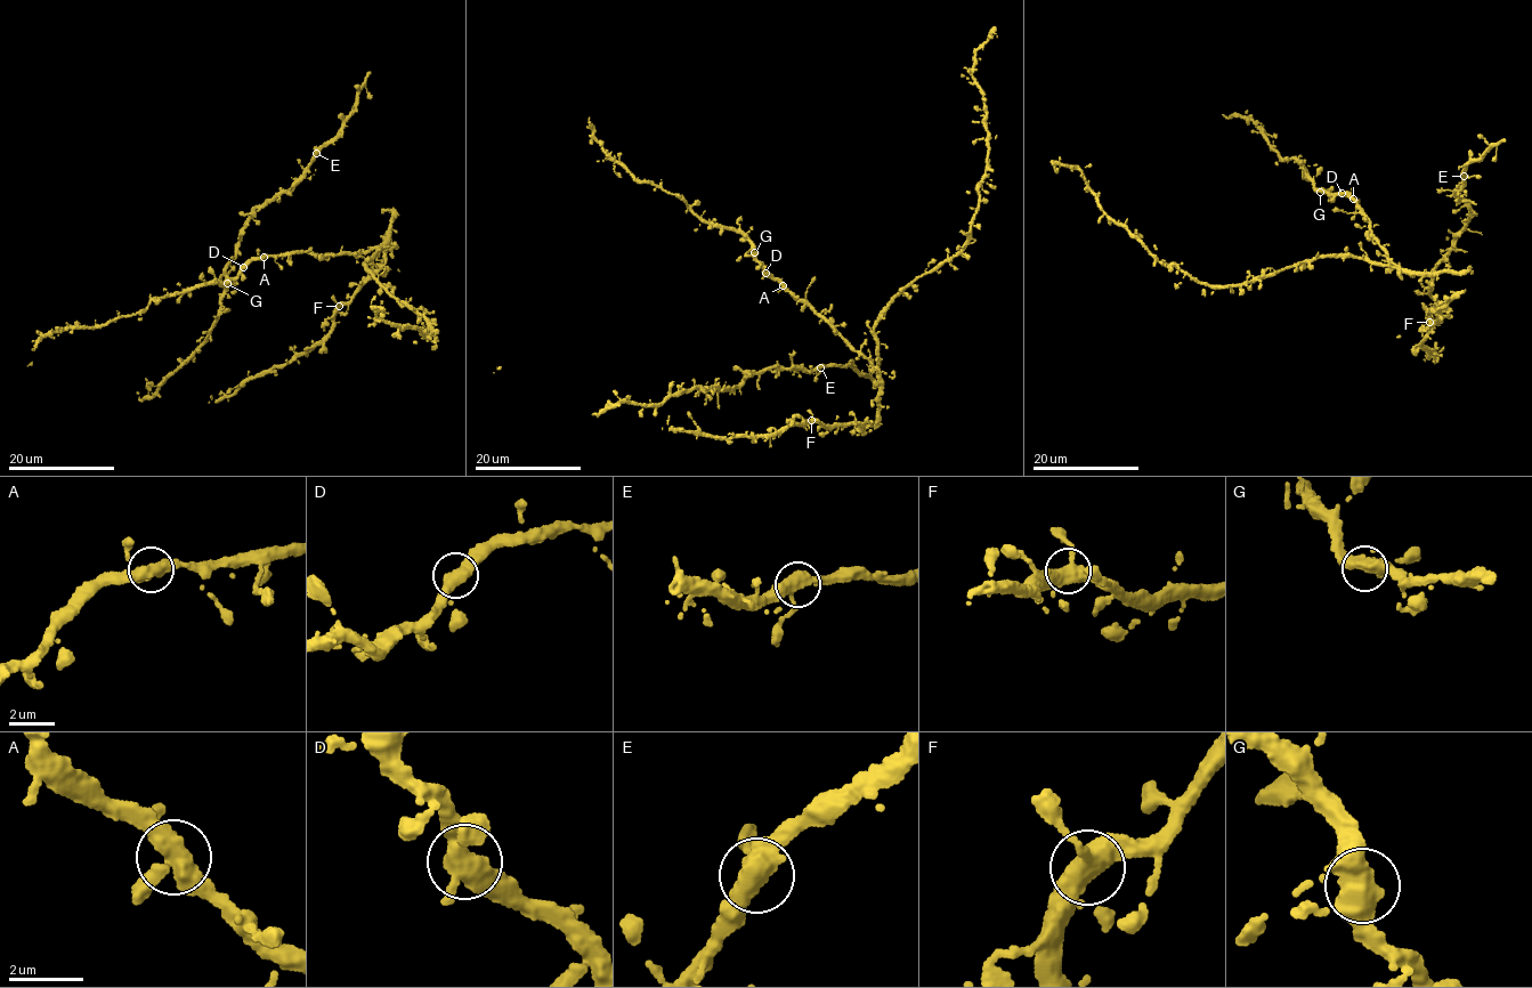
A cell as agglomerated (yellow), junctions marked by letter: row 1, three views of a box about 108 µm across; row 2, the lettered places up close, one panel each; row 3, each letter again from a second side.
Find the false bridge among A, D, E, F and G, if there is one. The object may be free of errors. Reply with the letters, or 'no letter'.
no letter

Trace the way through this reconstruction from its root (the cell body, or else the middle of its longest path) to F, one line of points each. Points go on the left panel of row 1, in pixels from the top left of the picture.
F: (332, 324), (339, 306)

